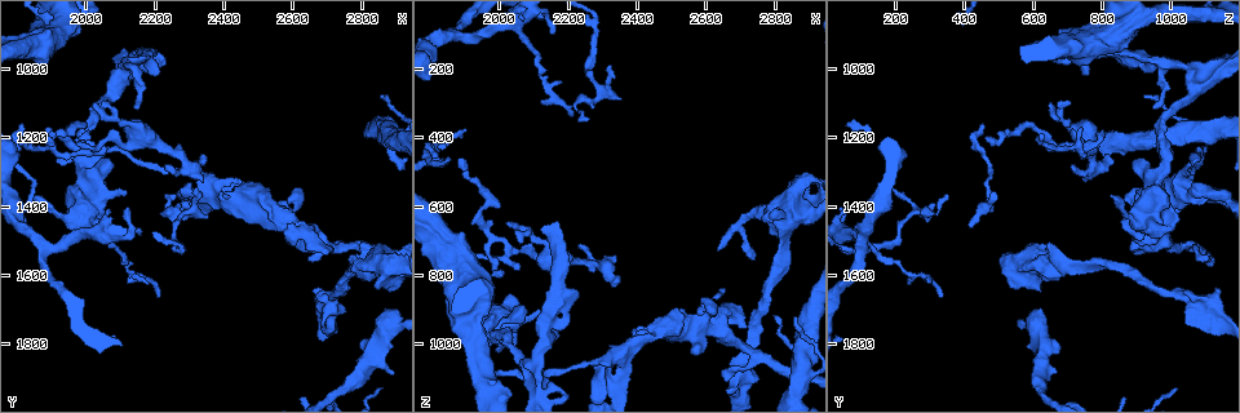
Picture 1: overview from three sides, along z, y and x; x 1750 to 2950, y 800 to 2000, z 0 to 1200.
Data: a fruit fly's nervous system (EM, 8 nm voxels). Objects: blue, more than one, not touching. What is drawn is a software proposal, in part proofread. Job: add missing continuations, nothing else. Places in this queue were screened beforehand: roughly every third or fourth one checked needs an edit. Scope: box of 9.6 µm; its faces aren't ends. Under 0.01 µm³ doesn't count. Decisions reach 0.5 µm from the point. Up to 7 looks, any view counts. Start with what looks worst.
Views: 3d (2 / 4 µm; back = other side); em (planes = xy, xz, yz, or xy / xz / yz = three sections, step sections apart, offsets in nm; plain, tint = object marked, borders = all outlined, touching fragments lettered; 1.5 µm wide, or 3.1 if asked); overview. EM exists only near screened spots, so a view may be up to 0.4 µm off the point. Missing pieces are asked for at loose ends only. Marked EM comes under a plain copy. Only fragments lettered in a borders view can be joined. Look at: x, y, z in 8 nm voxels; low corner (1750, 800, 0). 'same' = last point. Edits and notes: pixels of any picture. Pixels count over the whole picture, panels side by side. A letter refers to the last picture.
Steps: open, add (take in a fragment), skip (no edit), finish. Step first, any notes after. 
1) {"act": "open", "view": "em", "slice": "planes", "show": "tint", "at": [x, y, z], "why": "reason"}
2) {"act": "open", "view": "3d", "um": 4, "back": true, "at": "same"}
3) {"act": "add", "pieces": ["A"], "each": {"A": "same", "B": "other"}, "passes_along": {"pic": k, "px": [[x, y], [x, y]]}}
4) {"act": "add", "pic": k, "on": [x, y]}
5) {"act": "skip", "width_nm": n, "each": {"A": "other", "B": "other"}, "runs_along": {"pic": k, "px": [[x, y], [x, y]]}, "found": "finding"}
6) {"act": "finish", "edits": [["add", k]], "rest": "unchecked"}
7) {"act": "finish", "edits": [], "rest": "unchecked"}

{"act": "open", "view": "em", "slice": "yz", "step": 4, "show": "borders", "at": [2120, 970, 670], "why": "branch stops here"}

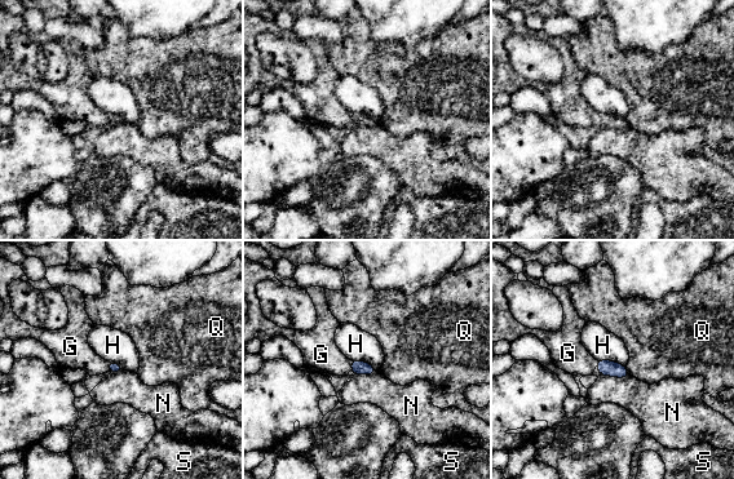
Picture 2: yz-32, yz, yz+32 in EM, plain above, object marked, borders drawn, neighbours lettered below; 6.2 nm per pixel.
{"act": "add", "pieces": ["G"], "each": {"G": "same", "H": "other", "N": "other", "Q": "other", "S": "other"}, "found": "the neuron continues"}

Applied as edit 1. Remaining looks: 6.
{"act": "open", "view": "em", "slice": "planes", "show": "borders", "at": [2200, 1010, 920], "why": "free end"}

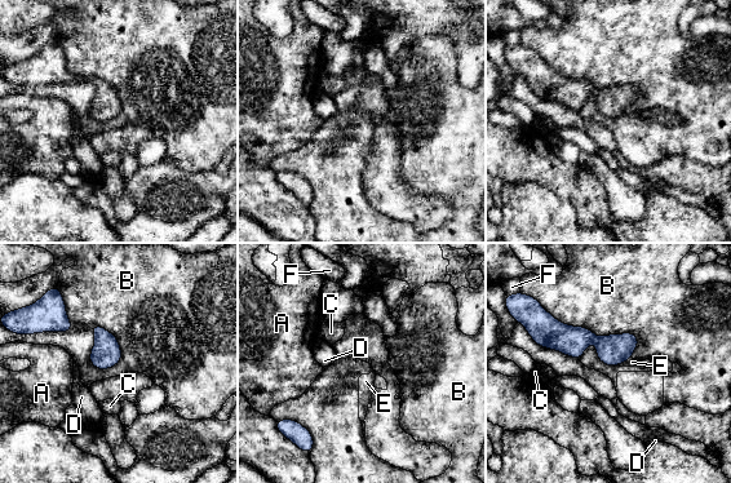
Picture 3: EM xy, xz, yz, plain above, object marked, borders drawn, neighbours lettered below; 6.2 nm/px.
{"act": "skip", "width_nm": 180, "each": {"A": "other", "B": "other", "C": "other", "D": "other", "E": "other", "F": "other"}, "runs_along": {"pic": 3, "px": [[540, 340], [634, 341]]}, "found": "none of them fits"}

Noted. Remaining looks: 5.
{"act": "open", "view": "em", "slice": "xz", "step": 8, "show": "borders", "at": [2260, 1370, 350], "why": "an open end"}

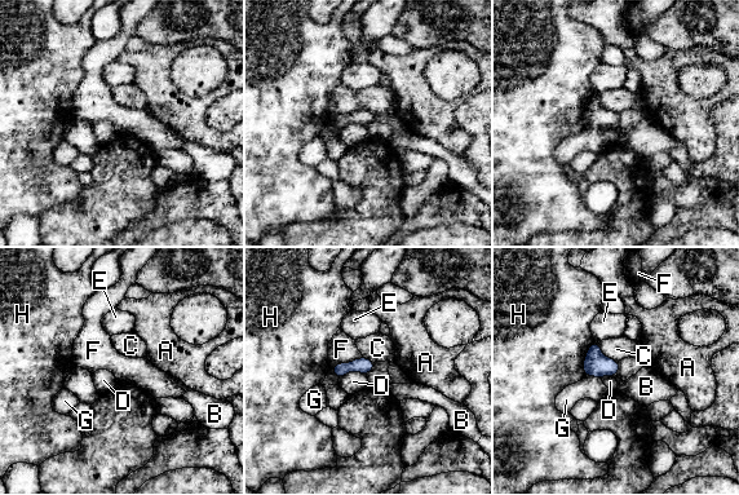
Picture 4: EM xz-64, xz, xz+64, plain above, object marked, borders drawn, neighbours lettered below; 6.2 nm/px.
{"act": "skip", "longest_contact_nm": ["H", 220], "each": {"A": "other", "B": "other", "C": "other", "D": "other", "E": "other", "F": "other", "G": "other", "H": "other"}, "found": "none of them fits"}

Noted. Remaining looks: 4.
{"act": "finish", "edits": [["add", 2]], "rest": "unchecked"}

